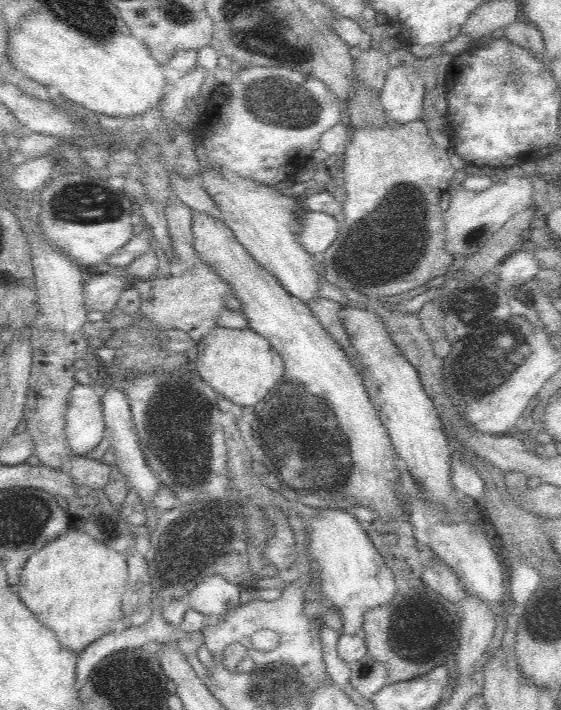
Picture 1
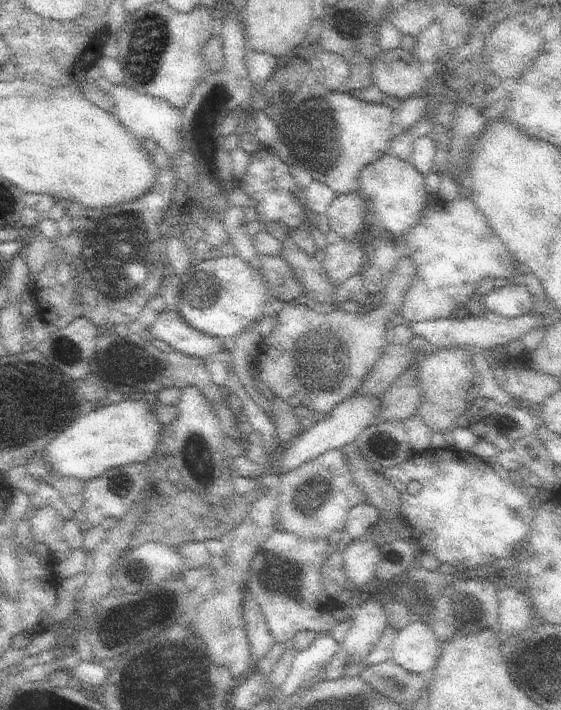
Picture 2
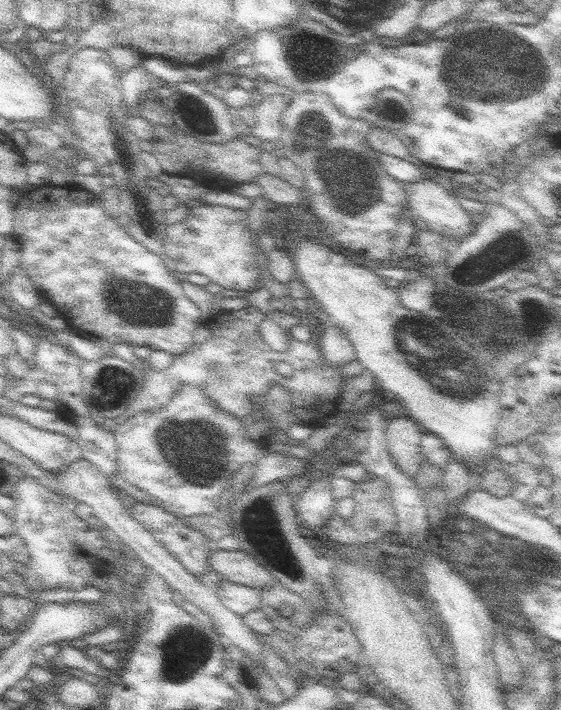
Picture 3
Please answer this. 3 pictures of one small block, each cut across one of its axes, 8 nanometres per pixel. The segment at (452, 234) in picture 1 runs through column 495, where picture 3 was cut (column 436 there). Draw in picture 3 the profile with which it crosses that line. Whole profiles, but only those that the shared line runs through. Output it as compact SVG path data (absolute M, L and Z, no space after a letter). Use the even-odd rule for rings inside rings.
M421 180L421 182L407 182L403 184L405 186L405 192L407 192L407 214L413 218L413 220L421 220L427 230L431 232L437 232L439 236L443 238L457 238L459 242L465 240L467 236L473 234L473 228L477 224L477 216L465 212L461 206L459 206L459 198L449 194L449 190L441 184L435 184L431 180Z

